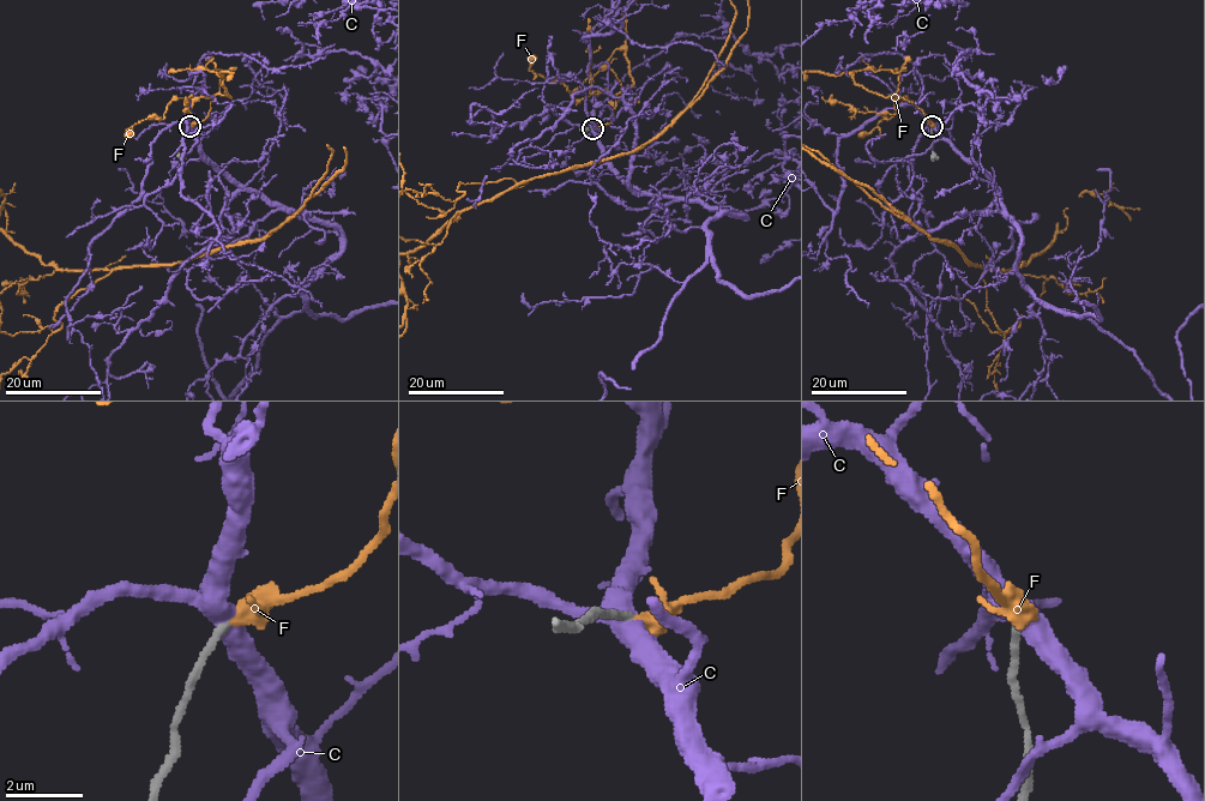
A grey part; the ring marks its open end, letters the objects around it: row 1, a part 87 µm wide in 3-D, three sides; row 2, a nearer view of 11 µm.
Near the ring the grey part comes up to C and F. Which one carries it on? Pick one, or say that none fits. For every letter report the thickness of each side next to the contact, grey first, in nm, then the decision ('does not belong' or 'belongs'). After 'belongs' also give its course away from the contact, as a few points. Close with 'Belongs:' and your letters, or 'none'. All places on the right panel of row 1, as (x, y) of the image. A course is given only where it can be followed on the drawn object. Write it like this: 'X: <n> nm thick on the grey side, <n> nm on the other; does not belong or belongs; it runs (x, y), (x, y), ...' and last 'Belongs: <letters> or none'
C: 220 nm thick on the grey side, 550 nm on the other; does not belong
F: 200 nm thick on the grey side, 340 nm on the other; belongs
Belongs: F

